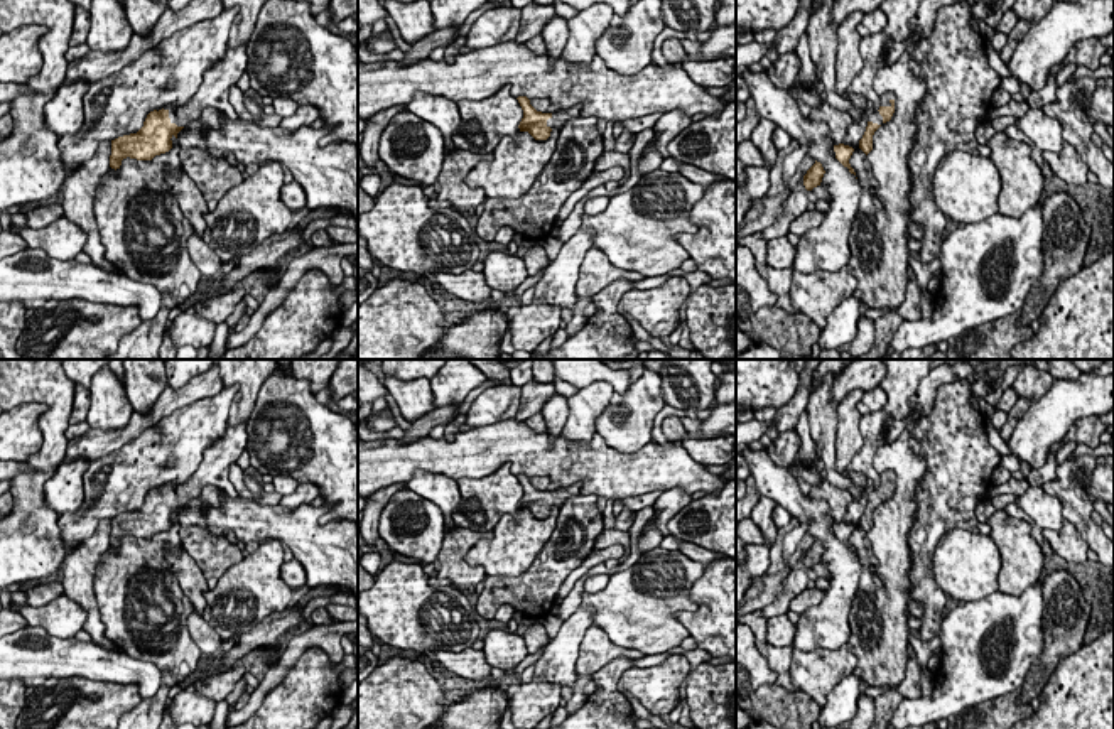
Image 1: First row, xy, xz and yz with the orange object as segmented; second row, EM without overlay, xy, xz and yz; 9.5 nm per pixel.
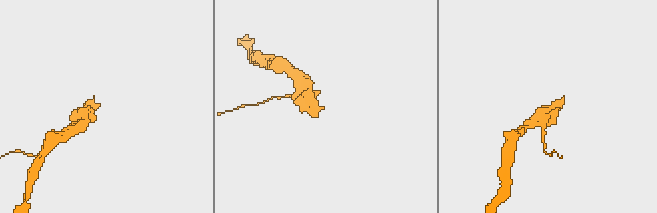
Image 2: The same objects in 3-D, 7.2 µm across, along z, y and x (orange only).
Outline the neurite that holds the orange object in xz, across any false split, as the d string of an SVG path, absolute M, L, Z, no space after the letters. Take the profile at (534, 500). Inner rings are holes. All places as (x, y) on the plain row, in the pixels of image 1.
M518 474L516 478L523 488L518 506L520 510L528 510L535 518L547 518L554 506L560 506L569 496L579 494L582 486L581 483L576 483L569 488L542 491L530 483L527 474Z

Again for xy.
M226 424L224 435L204 451L199 467L184 483L154 488L137 511L111 518L110 545L120 547L127 535L152 538L155 533L169 530L172 526L170 516L177 516L187 501L199 498L206 484L236 498L238 493L230 481L230 466L243 454L246 439L246 424L235 427Z

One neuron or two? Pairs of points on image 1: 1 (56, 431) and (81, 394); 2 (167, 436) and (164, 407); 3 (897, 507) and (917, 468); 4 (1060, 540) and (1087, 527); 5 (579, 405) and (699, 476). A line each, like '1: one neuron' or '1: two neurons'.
1: two neurons
2: two neurons
3: one neuron
4: two neurons
5: two neurons

